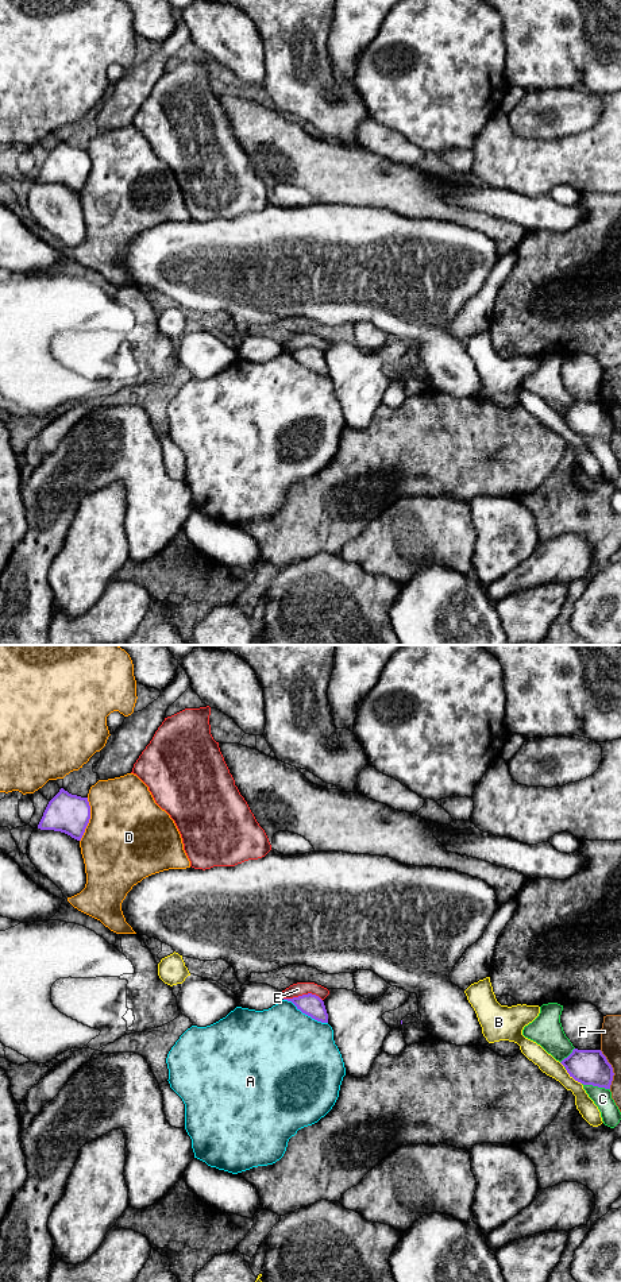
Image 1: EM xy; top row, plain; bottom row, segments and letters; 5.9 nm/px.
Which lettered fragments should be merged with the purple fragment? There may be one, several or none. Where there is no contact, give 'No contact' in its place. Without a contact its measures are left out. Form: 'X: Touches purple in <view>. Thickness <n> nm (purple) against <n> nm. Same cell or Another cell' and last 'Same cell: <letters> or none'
A: Touches purple in xy. Thickness 130 nm (purple) against 500 nm. Another cell
B: Touches purple in xy. Thickness 200 nm (purple) against 110 nm. Another cell
C: Touches purple in xy. Thickness 200 nm (purple) against 120 nm. Another cell
D: Touches purple in xy. Thickness 240 nm (purple) against 500 nm. Another cell
E: Touches purple in xy. Thickness 130 nm (purple) against 80 nm. Another cell
F: Touches purple in xy. Thickness 200 nm (purple) against 130 nm. Another cell
Same cell: none

